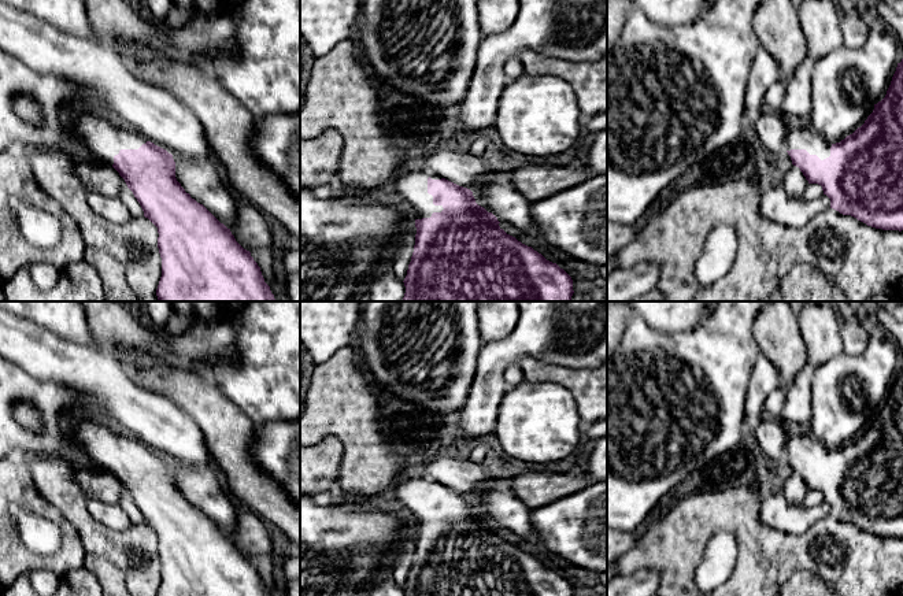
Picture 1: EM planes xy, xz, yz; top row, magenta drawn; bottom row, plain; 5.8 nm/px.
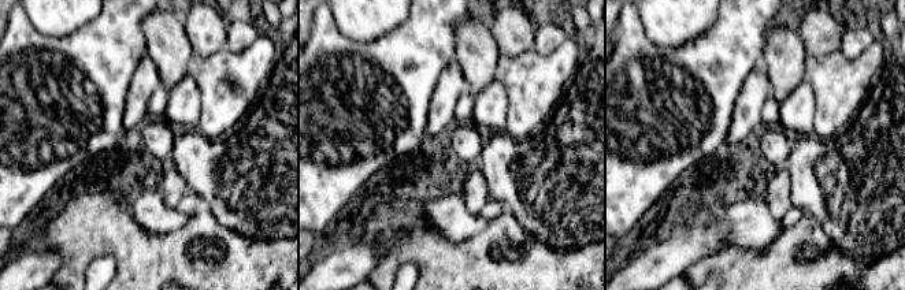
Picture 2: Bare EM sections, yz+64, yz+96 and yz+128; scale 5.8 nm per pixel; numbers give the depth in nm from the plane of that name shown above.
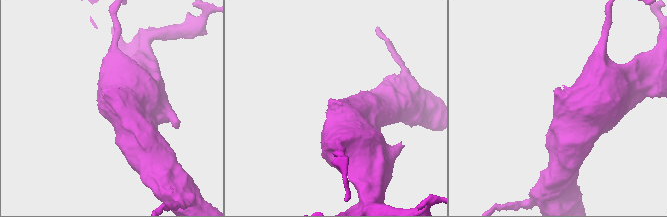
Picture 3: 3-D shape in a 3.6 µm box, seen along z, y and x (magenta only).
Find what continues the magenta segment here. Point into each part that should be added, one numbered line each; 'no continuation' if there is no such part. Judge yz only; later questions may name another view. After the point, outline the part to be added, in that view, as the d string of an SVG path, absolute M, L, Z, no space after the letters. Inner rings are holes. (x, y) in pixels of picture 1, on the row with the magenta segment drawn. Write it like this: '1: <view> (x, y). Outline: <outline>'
1: yz (798, 137). Outline: M788 121L788 129L784 140L784 148L806 149L810 155L817 155L821 160L830 156L832 144L822 138L813 129L807 129L797 121Z

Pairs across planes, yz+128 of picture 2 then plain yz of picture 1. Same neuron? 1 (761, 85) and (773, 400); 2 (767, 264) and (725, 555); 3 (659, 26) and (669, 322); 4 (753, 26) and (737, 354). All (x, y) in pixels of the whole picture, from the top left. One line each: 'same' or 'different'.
1: different
2: different
3: same
4: same

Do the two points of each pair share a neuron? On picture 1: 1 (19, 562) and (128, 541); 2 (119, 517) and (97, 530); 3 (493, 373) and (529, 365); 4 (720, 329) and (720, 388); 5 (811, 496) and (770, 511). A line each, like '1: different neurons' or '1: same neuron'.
1: different neurons
2: different neurons
3: different neurons
4: same neuron
5: different neurons

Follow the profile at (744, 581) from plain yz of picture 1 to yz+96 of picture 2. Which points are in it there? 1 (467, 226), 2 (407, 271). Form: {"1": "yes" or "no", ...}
{"1": "no", "2": "no"}

